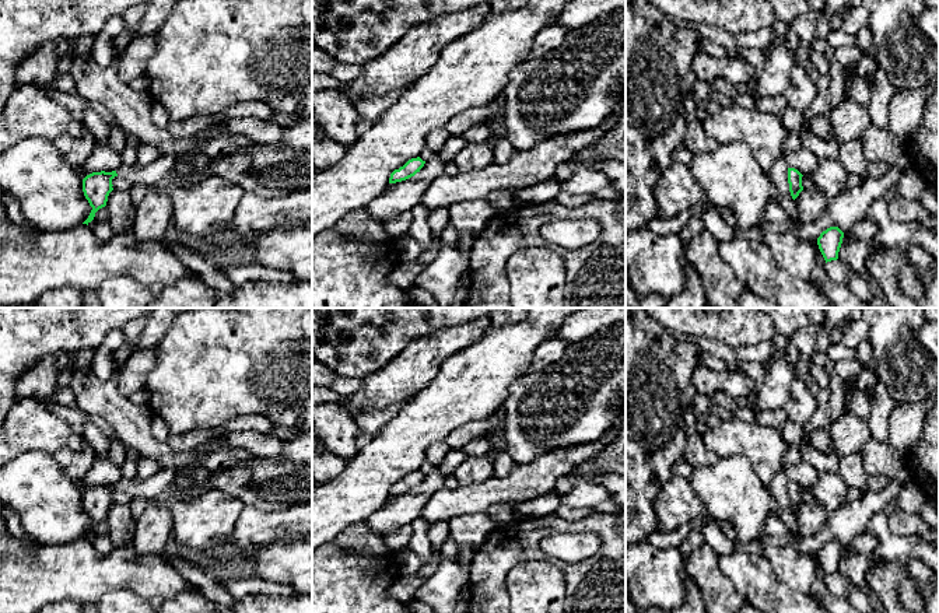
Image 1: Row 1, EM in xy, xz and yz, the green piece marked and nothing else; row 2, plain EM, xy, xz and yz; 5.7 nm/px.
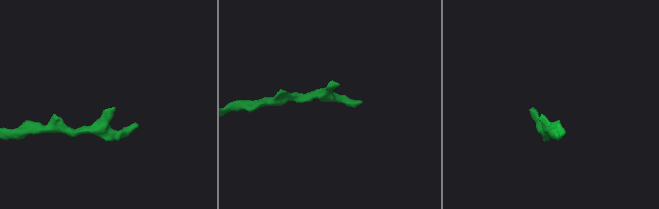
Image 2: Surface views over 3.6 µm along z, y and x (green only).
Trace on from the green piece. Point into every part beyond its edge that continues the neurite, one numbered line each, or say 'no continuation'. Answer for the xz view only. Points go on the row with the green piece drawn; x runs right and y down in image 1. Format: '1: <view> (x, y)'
no continuation

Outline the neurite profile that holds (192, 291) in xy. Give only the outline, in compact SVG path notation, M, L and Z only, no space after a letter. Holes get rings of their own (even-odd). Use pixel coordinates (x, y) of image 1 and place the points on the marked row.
M196 273L164 287L157 297L160 308L214 308L216 290Z

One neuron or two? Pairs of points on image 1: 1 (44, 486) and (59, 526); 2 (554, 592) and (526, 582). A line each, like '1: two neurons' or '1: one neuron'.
1: one neuron
2: one neuron

